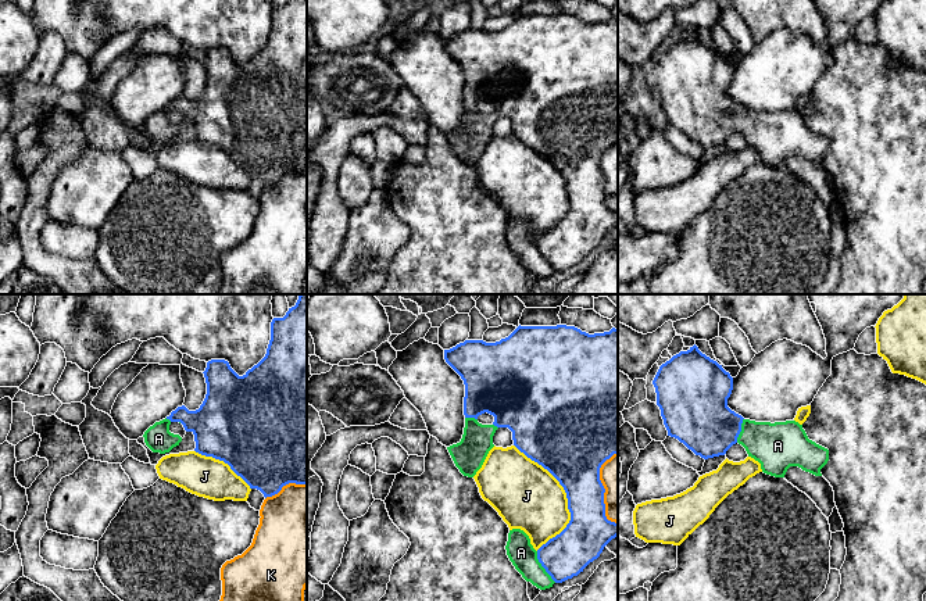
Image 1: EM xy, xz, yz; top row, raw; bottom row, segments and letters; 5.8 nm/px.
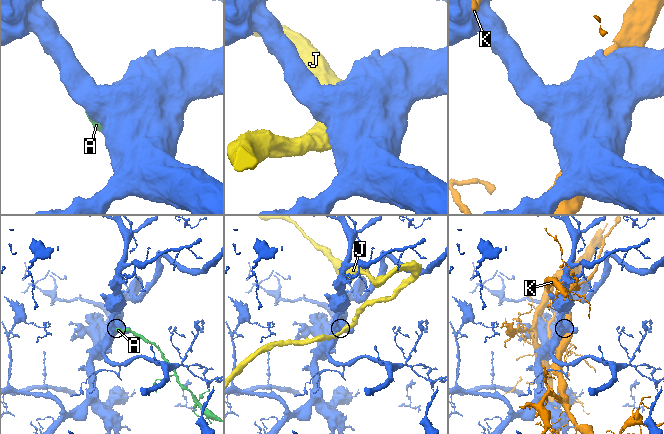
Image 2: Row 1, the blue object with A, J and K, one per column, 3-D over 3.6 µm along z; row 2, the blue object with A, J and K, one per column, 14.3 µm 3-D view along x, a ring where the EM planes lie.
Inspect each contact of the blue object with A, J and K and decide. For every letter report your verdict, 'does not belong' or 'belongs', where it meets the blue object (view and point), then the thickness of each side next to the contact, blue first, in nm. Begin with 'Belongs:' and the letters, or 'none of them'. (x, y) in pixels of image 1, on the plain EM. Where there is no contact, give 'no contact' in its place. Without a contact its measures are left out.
Belongs: A
A: belongs; contact xz (542, 254); calibres 260 and 160 nm
J: does not belong; contact xz (567, 185); calibres 340 and 380 nm
K: does not belong; contact xz (604, 178); calibres 320 and 200 nm

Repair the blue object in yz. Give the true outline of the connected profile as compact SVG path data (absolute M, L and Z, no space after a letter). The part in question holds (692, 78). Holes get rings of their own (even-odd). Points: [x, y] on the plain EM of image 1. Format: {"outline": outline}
{"outline": "M696 33L662 53L653 74L668 125L677 128L696 144L704 149L725 144L733 133L739 132L748 146L761 153L766 164L784 167L790 155L798 155L822 165L820 158L829 150L829 139L809 129L802 114L795 110L755 111L732 100L727 87L733 79L733 67Z"}

